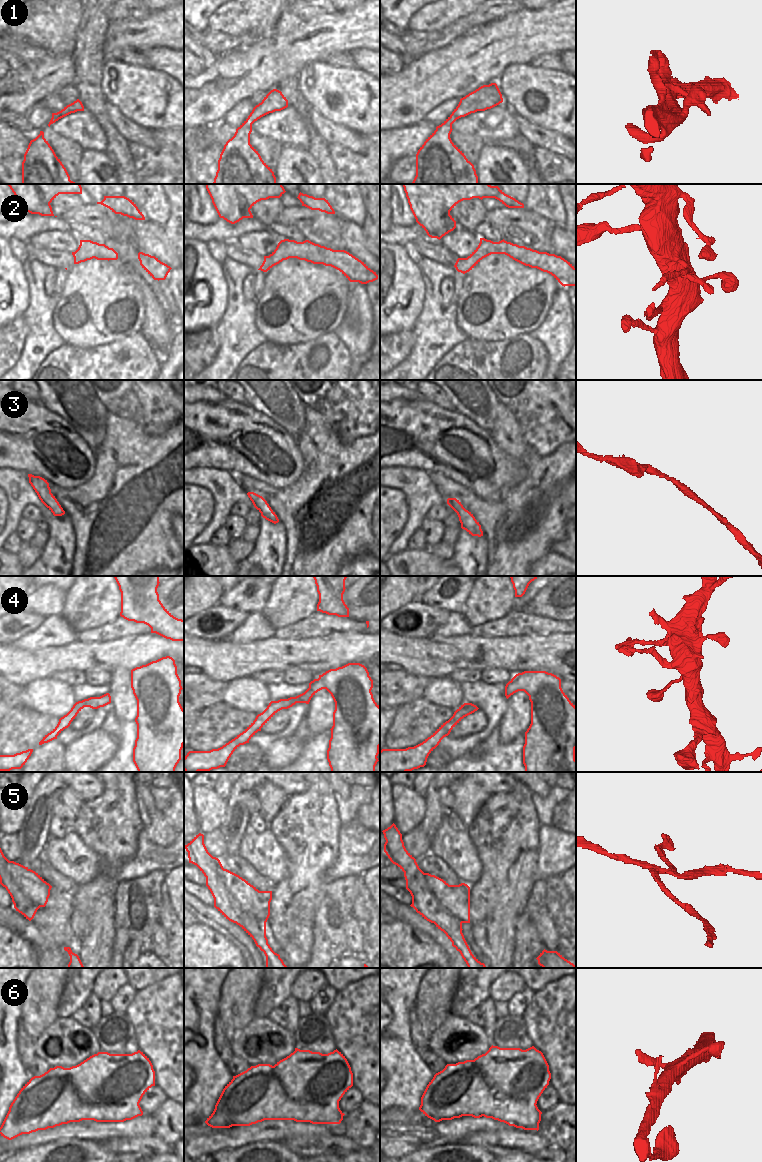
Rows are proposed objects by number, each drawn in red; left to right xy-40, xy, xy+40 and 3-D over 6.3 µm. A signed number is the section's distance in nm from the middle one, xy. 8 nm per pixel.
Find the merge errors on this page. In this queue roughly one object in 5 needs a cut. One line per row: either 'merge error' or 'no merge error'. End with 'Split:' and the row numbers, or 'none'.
1: no merge error
2: no merge error
3: no merge error
4: no merge error
5: merge error
6: no merge error
Split: 5

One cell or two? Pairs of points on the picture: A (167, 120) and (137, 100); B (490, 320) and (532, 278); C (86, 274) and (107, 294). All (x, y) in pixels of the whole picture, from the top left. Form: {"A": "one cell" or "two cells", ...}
{"A": "one cell", "B": "one cell", "C": "one cell"}

